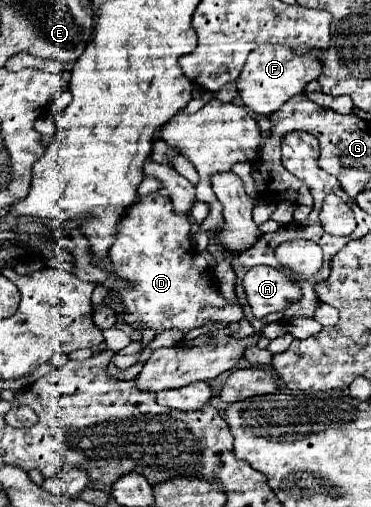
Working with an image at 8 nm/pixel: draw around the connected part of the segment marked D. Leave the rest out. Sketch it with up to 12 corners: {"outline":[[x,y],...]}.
{"outline":[[158,193],[117,225],[113,293],[129,325],[233,323],[237,303],[191,265],[187,215]]}

